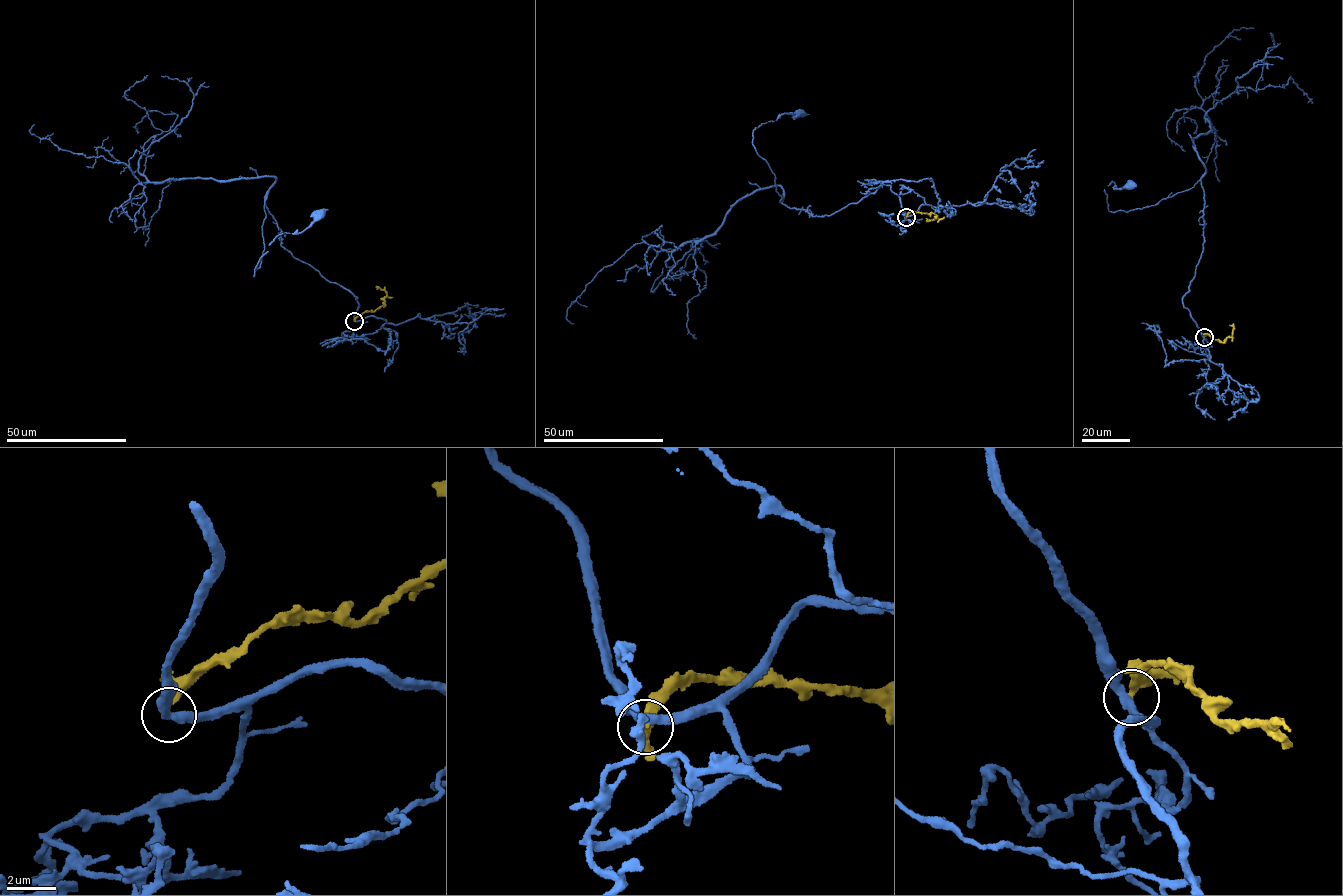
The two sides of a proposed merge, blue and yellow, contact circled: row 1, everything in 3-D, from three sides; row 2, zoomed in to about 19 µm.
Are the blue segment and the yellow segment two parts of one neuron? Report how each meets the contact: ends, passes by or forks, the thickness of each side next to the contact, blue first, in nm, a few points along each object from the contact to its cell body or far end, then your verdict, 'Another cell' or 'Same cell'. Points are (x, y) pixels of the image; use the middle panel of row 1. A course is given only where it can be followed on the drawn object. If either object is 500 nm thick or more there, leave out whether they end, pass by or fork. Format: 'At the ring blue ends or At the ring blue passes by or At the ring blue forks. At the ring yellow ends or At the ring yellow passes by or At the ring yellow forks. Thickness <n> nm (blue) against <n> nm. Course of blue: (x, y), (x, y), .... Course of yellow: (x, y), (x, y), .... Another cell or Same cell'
At the ring blue passes by. At the ring yellow ends. Thickness 340 nm (blue) against 280 nm. Course of blue: (906, 216), (884, 184), (828, 216), (780, 202), (752, 135), (780, 115), (800, 115). Course of yellow: (906, 216), (909, 213), (933, 212), (938, 219), (925, 218). Another cell

